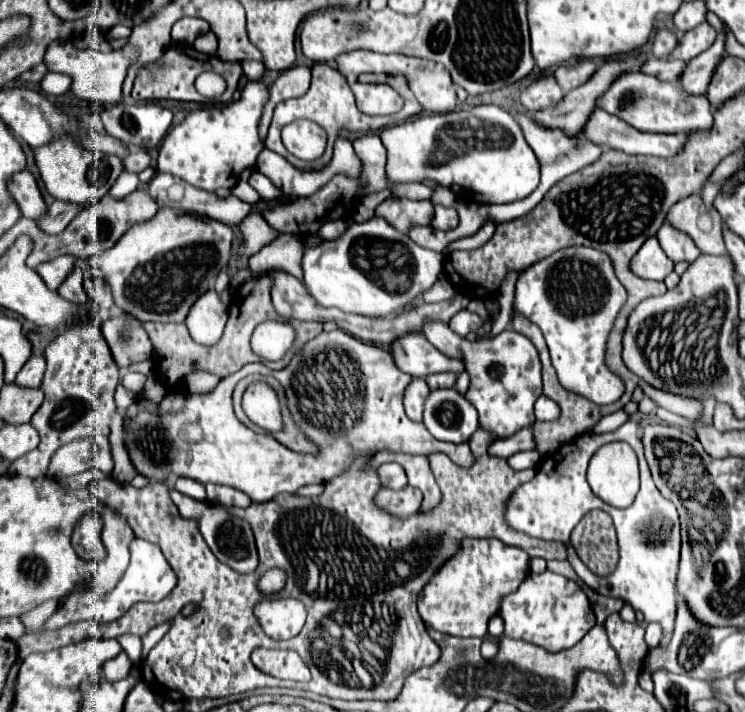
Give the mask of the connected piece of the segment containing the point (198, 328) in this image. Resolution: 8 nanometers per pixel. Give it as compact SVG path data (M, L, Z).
M209 289L197 303L193 303L185 325L191 337L221 337L227 323L227 307L221 303L219 293Z

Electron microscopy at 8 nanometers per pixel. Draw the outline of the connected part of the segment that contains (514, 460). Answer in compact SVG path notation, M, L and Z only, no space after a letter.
M519 451L515 455L511 455L507 459L507 463L513 467L513 469L529 469L529 467L535 467L537 461L541 461L543 455L539 455L537 451Z

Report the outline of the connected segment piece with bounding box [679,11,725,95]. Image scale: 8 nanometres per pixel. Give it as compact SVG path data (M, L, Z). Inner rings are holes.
M707 11L707 21L717 29L717 41L713 43L711 49L705 53L697 55L695 59L687 61L685 71L679 77L679 85L683 87L685 93L689 95L705 95L709 79L721 61L721 55L725 55L725 35L723 35L723 23L717 15Z

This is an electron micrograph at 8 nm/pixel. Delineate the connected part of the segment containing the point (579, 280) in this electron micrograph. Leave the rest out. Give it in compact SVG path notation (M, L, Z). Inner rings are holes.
M591 247L561 249L561 251L541 259L541 261L537 261L529 269L521 271L517 285L515 285L515 311L523 313L527 319L531 319L543 331L545 341L547 341L549 351L551 351L553 367L559 375L561 385L567 387L569 391L575 391L575 393L591 399L597 405L613 403L625 391L621 379L605 367L607 335L609 335L613 319L615 319L617 311L623 307L625 299L627 299L625 287L613 275L611 259L605 253L591 249Z

